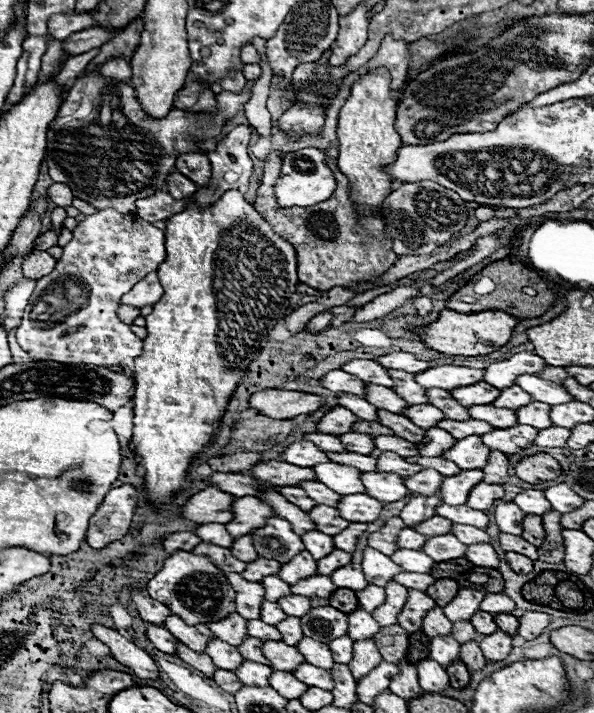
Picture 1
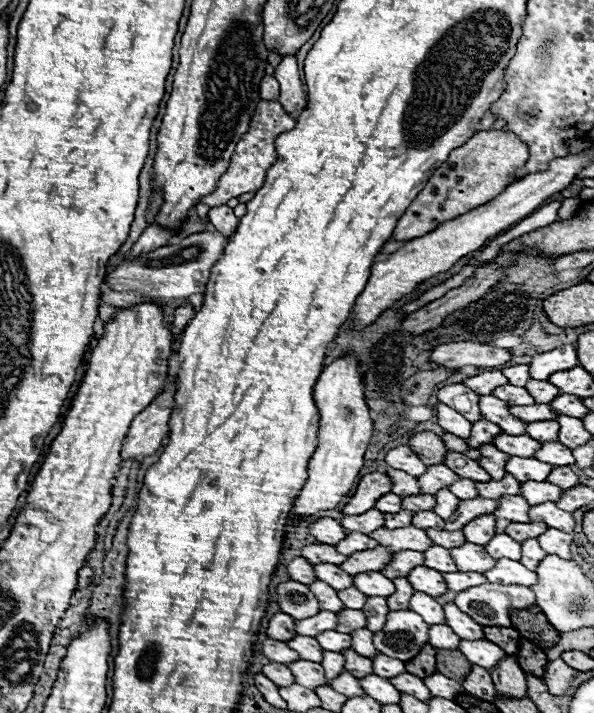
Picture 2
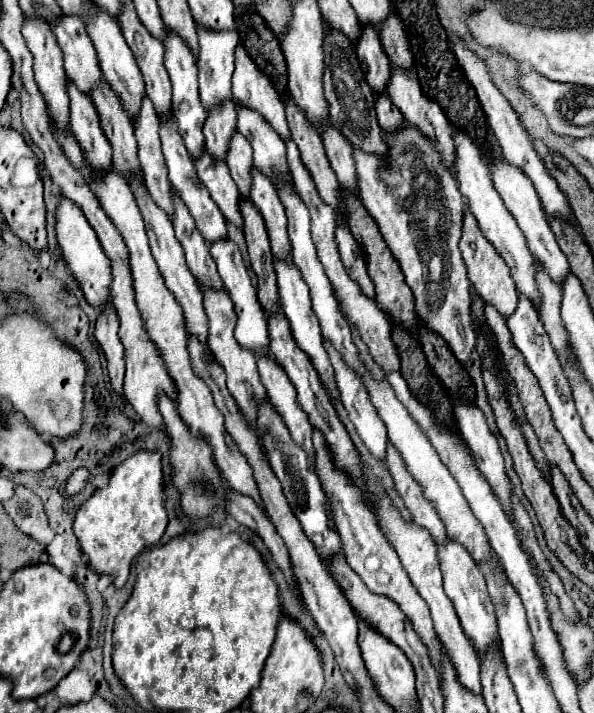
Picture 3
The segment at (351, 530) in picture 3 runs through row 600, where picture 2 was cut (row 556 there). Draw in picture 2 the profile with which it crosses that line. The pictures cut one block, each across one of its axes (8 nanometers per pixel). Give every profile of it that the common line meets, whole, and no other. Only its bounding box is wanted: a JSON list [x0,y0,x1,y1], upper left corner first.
[382,550,424,580]

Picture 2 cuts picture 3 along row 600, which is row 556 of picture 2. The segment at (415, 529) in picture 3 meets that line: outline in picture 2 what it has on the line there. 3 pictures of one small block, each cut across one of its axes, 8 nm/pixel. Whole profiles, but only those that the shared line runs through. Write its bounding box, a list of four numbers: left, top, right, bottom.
[424,546,458,572]

